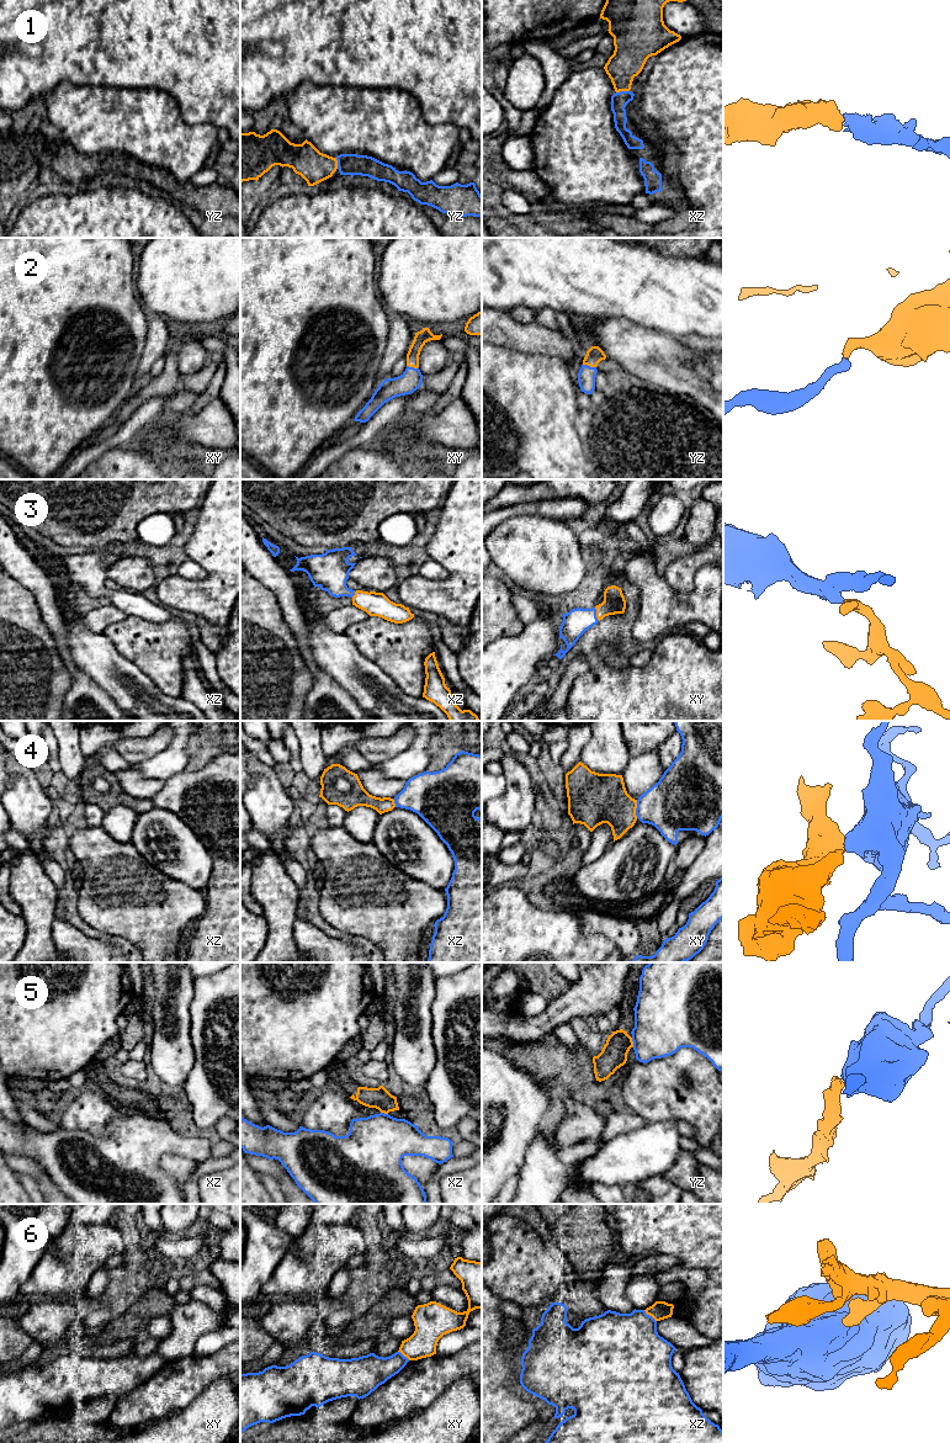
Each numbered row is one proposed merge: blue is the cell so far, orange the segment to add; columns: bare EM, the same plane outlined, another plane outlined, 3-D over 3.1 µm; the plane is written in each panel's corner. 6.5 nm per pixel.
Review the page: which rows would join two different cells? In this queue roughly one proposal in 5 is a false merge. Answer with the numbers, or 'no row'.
4, 5, 6

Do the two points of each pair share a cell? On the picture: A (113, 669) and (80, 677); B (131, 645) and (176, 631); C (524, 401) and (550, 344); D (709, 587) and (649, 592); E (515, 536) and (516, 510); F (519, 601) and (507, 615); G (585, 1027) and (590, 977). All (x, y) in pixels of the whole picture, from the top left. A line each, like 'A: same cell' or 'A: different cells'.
A: different cells
B: same cell
C: different cells
D: same cell
E: different cells
F: different cells
G: different cells

